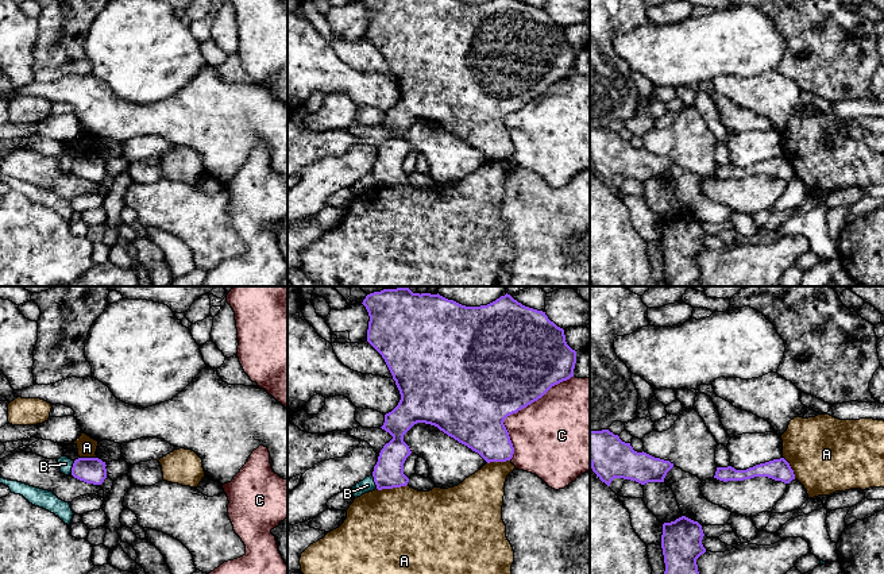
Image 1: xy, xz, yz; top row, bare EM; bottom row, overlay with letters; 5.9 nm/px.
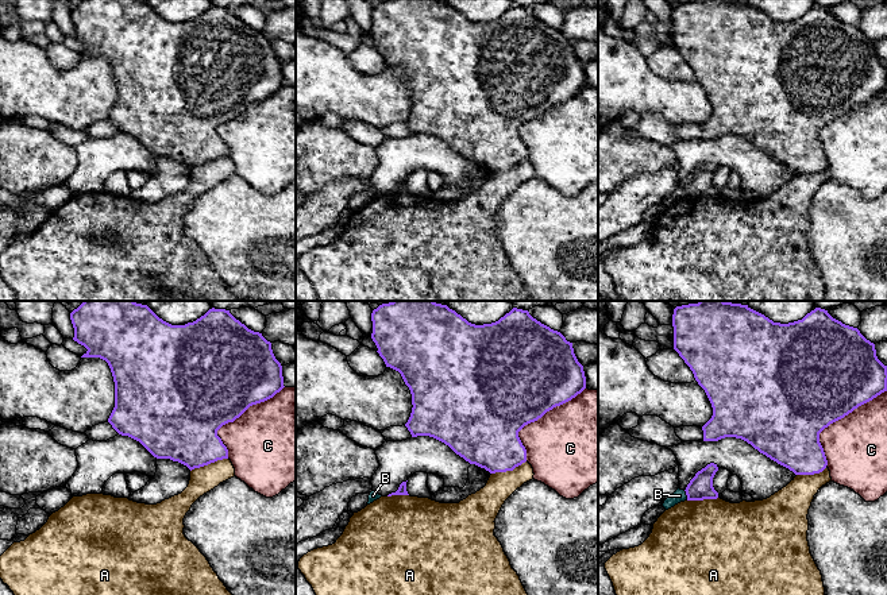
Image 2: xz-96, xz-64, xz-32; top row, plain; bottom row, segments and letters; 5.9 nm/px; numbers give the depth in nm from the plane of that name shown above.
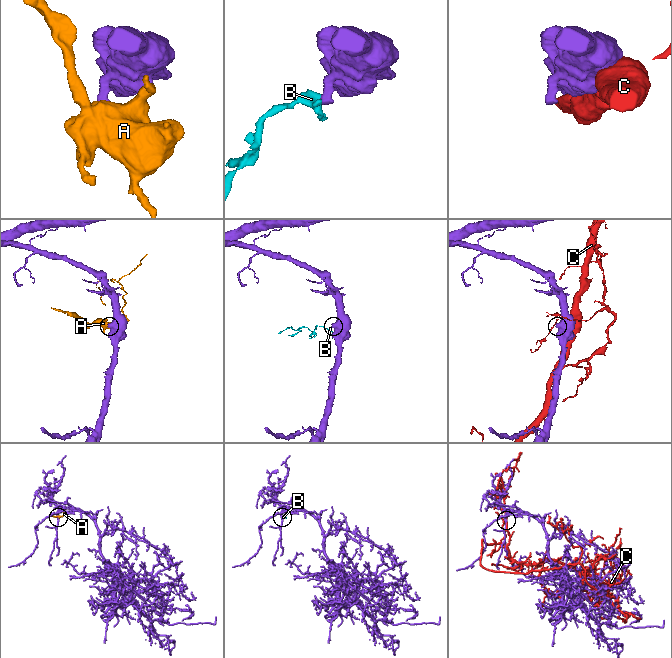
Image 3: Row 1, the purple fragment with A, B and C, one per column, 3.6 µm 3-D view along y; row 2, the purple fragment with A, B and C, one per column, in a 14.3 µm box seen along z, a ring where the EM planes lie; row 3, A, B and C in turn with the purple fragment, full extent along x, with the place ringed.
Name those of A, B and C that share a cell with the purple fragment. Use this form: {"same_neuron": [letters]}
{"same_neuron": []}

